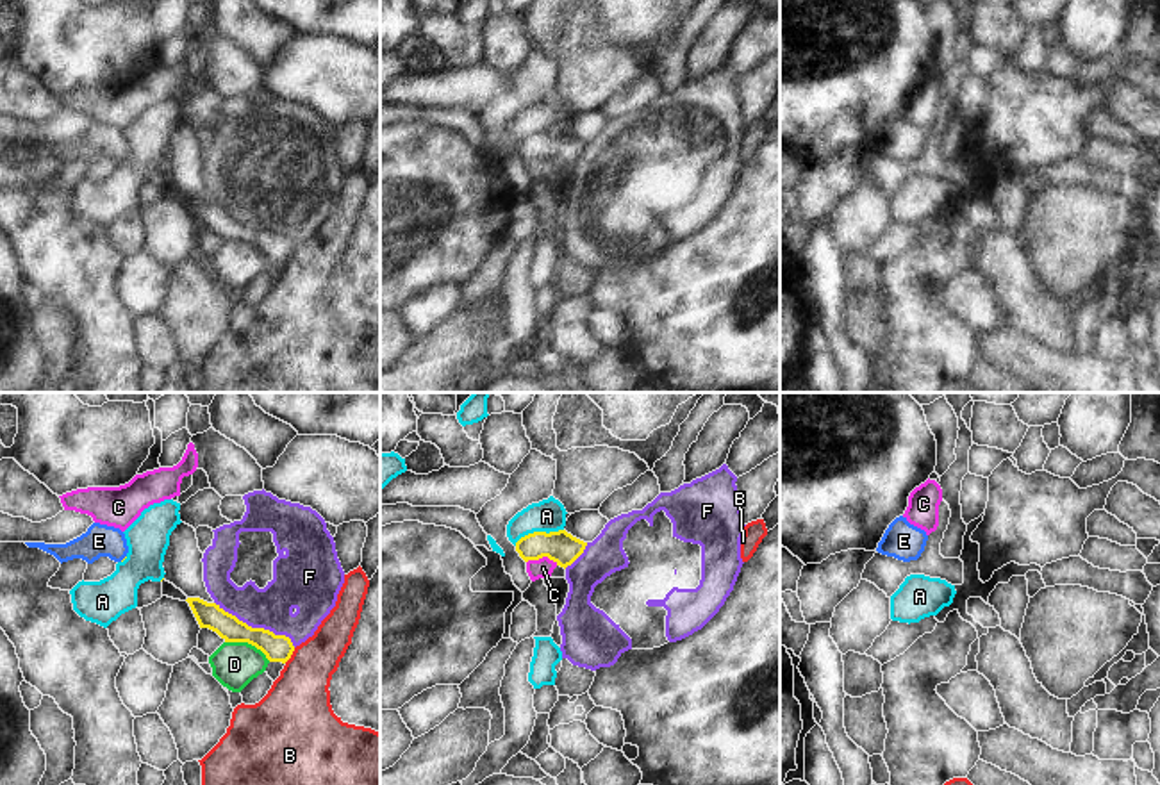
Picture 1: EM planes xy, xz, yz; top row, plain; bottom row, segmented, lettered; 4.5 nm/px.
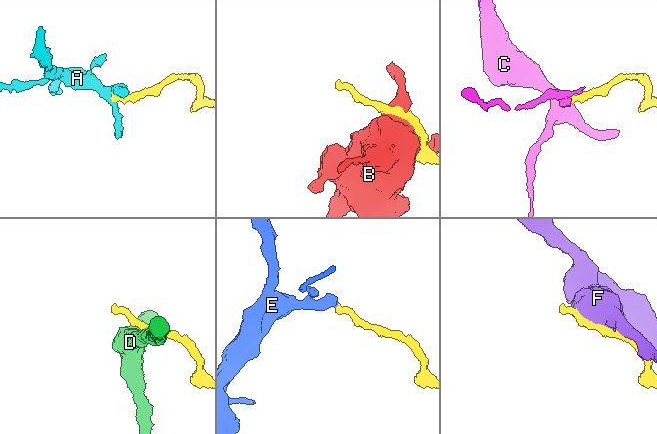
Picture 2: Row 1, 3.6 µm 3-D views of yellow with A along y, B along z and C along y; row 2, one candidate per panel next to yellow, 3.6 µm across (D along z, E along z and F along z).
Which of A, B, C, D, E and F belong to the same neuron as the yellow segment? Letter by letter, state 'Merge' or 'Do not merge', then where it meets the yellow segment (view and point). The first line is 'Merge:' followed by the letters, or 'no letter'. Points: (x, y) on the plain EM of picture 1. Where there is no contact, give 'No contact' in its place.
Merge: E
A: Do not merge. Touches yellow at xz (538, 132)
B: Do not merge. Touches yellow at xy (291, 254)
C: Do not merge. Touches yellow at xz (543, 156)
D: Do not merge. Touches yellow at xy (248, 243)
E: Merge. Touches yellow at xy (124, 159)
F: Do not merge. Touches yellow at xy (256, 229)

